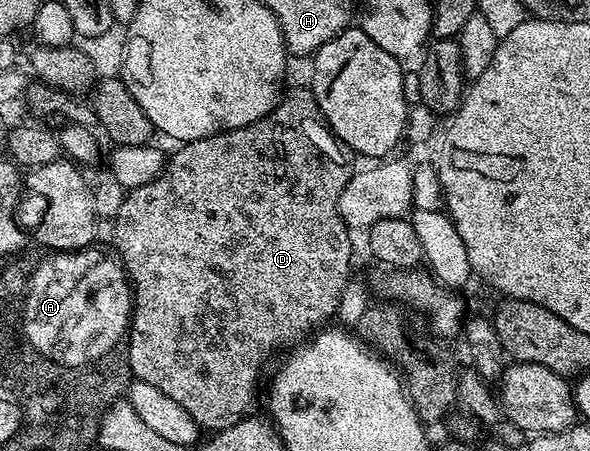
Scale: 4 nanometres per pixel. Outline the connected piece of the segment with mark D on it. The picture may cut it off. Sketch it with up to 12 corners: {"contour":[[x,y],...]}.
{"contour":[[311,87],[167,157],[126,364],[204,430],[354,276]]}

